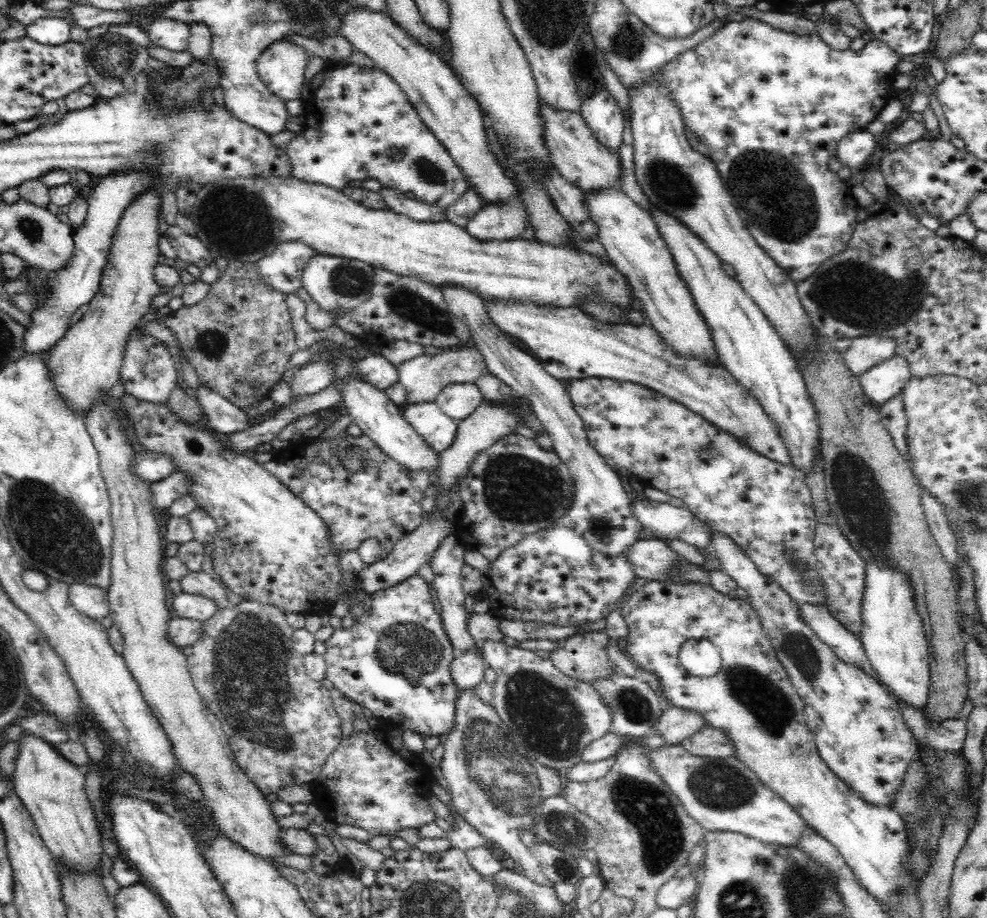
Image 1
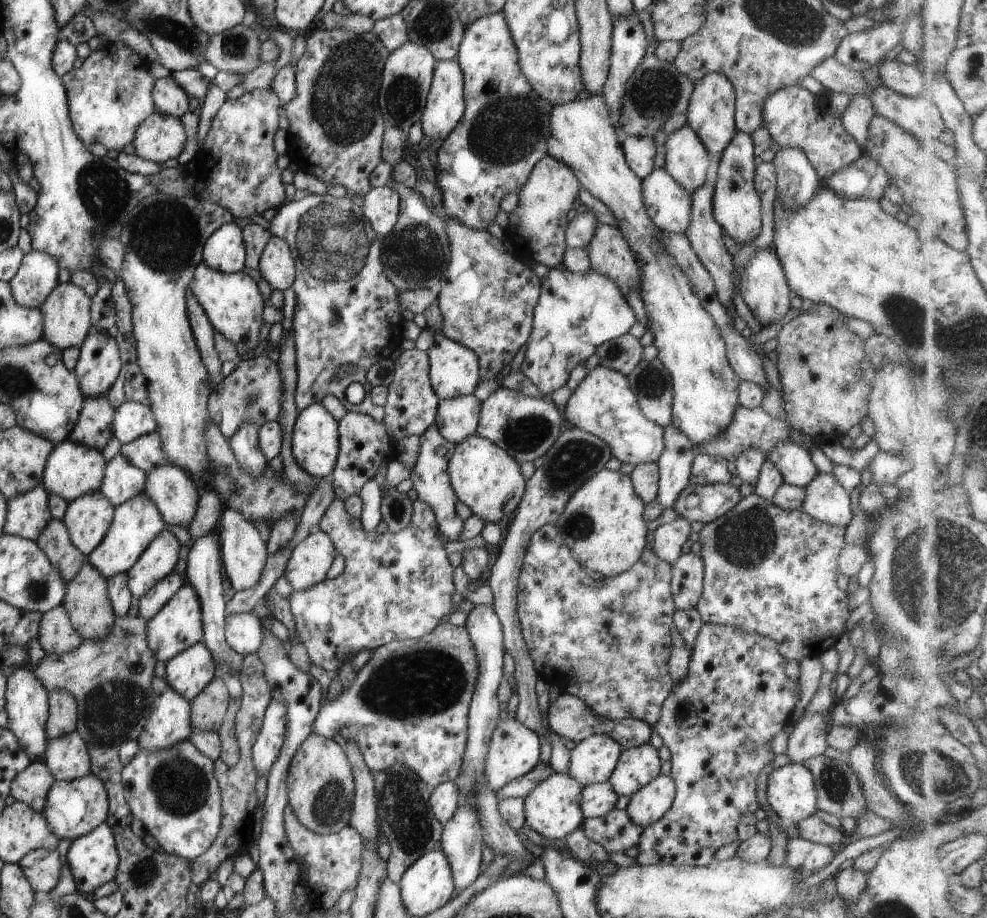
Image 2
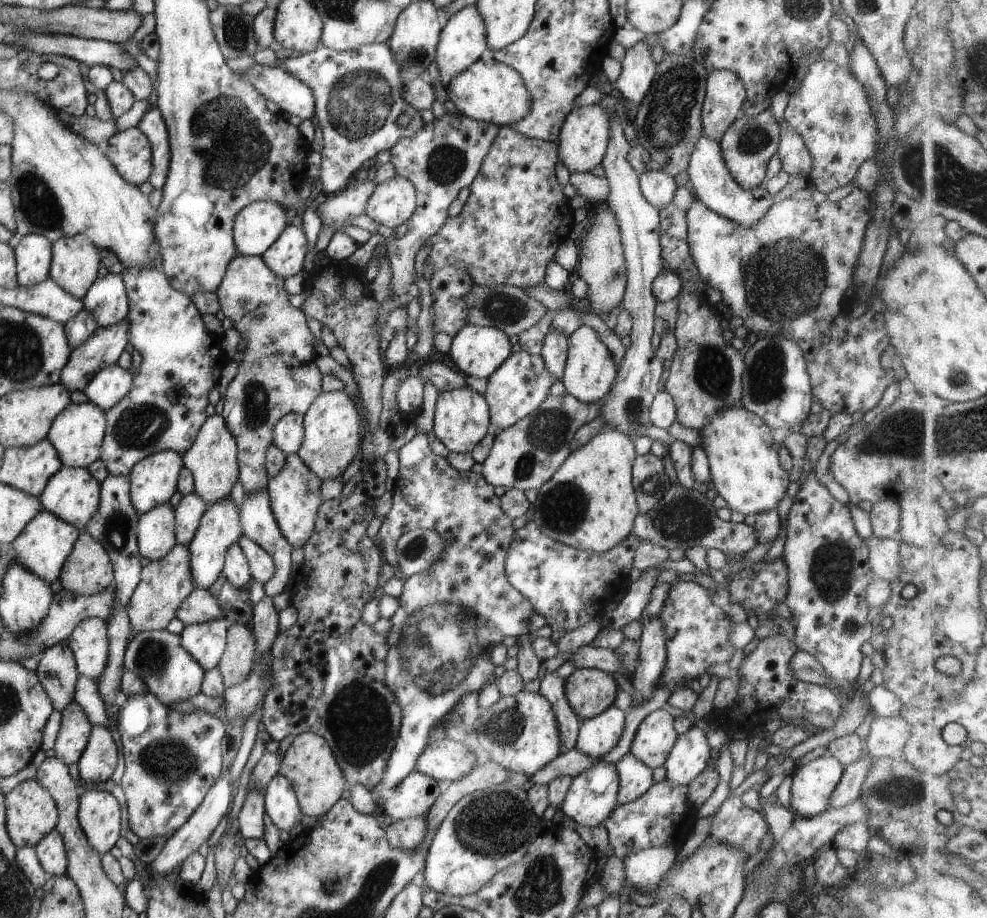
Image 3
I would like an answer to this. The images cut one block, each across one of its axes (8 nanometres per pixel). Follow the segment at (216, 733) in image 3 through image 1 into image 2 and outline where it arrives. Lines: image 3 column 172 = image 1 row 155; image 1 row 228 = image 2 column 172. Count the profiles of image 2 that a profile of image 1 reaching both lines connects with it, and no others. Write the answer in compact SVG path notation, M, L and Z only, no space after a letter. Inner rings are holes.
M189 739L162 751L139 749L138 753L122 766L120 777L123 796L132 816L141 820L145 832L155 838L158 851L192 861L211 846L222 819L220 790L217 787L217 779L213 776L213 761L203 756Z

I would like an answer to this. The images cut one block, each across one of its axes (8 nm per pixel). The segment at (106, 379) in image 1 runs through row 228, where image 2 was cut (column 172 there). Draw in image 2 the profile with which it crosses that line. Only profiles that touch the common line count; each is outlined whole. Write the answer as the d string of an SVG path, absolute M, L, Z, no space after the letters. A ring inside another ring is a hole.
M154 111L137 125L131 144L135 155L156 163L175 158L183 150L184 142L184 126L179 117Z

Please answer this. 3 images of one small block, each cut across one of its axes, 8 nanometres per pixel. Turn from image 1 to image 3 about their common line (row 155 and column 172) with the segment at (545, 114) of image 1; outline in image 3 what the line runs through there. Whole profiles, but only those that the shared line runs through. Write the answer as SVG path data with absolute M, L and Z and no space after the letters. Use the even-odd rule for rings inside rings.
M175 544L163 558L149 561L141 567L140 579L125 606L133 634L139 631L160 631L165 629L175 611L193 587L193 576L189 568L189 550L186 544Z

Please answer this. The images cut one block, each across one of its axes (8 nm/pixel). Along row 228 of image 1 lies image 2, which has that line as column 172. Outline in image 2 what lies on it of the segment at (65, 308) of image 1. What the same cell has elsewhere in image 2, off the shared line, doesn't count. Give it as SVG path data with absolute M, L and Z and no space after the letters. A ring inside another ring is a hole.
M170 75L154 79L151 98L155 111L172 117L180 117L187 112L190 99Z

